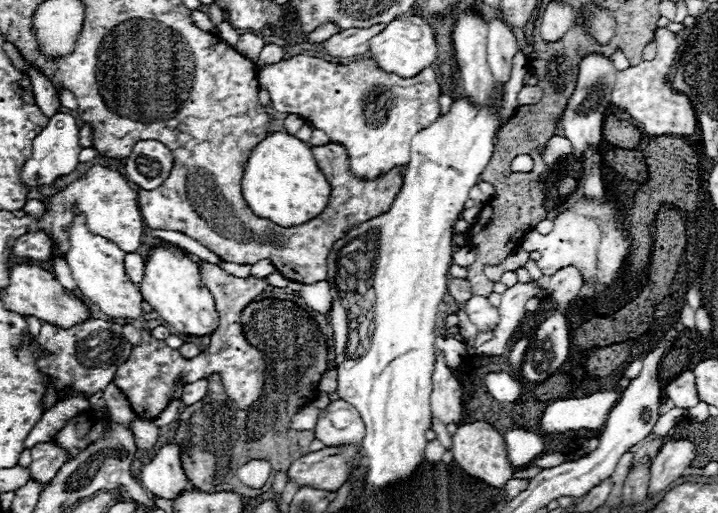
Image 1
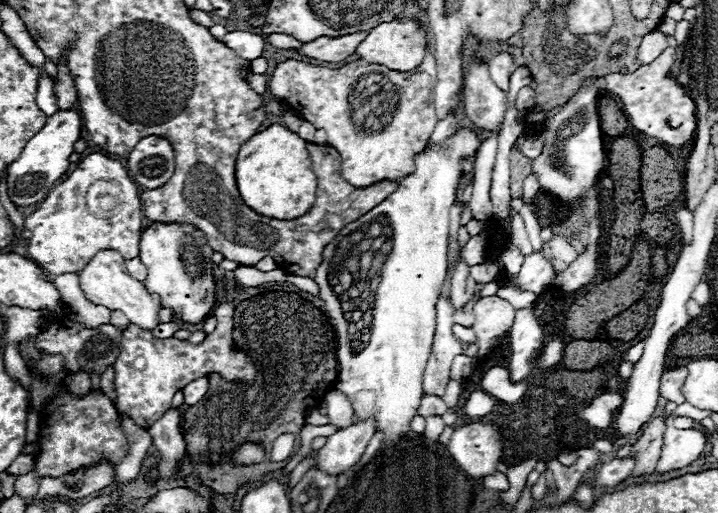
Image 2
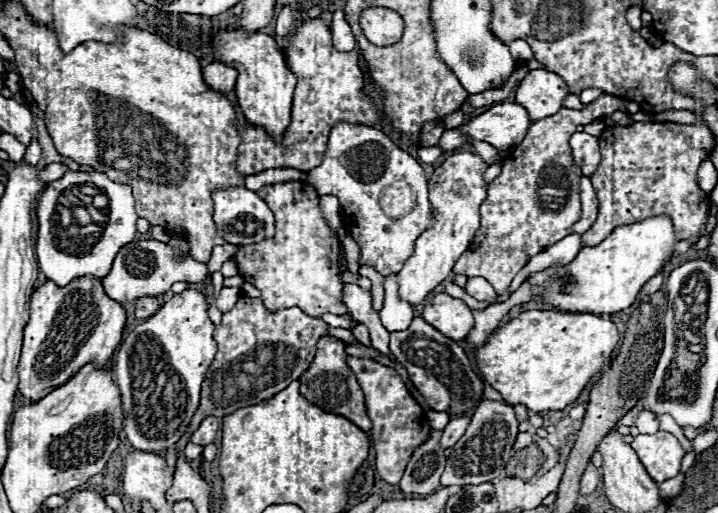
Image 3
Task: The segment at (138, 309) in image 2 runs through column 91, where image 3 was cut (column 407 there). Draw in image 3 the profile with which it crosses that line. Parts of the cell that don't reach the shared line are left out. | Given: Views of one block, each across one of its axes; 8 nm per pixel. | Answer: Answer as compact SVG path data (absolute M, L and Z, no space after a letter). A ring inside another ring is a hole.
M460 152L460 154L450 156L430 176L428 192L430 192L430 202L432 202L432 226L426 228L418 236L414 254L408 258L404 268L398 272L402 300L406 300L410 304L424 302L424 298L440 282L444 282L450 276L456 260L468 250L468 246L480 226L478 208L486 200L486 182L482 178L486 168L488 168L488 164L478 154Z

